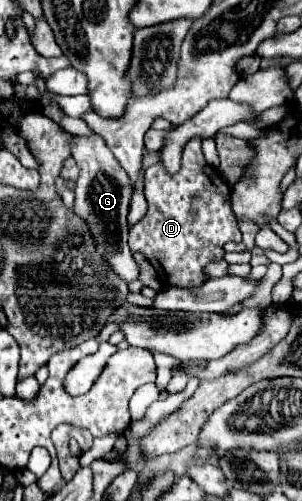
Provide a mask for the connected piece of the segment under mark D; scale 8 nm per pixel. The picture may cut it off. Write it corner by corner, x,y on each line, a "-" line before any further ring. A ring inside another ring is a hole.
189,139
183,149
181,169
175,175
165,173
161,161
145,171
147,213
129,229
131,253
143,253
153,267
159,267
157,275
167,285
203,285
207,281
203,269
223,259
223,245
227,241
241,241
241,231
229,205
229,189
219,171
207,165
201,153
201,139

